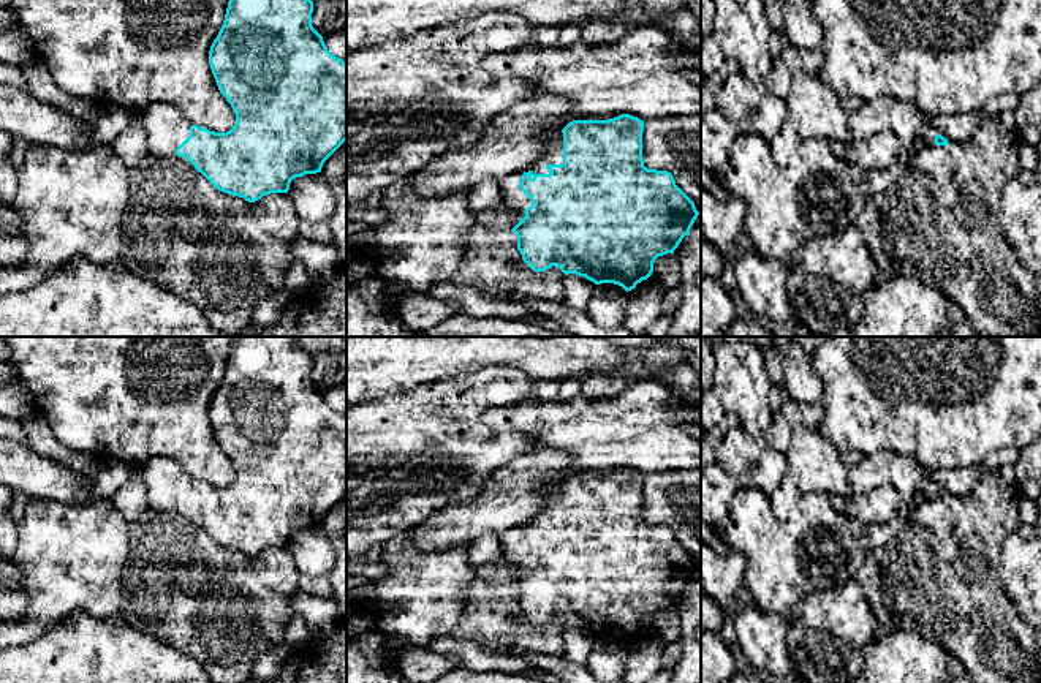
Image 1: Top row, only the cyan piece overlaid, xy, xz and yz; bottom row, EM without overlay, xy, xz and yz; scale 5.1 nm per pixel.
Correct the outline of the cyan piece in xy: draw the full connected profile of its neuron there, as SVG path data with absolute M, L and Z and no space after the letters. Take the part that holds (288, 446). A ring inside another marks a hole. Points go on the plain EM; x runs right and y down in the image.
M236 337L228 356L223 379L209 405L209 419L220 447L226 452L236 468L234 481L226 487L215 487L193 479L179 462L166 457L153 457L136 470L146 485L147 508L155 512L172 512L201 526L218 545L255 557L271 547L288 547L296 531L321 526L324 515L346 495L346 417L332 409L323 391L312 379L313 356L296 345L294 337Z

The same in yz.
M892 451L875 452L848 471L853 493L865 493L881 485L897 492L897 511L918 508L930 500L948 500L948 493L938 489L927 476L927 470L913 457Z

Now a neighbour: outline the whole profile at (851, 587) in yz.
M854 579L843 587L815 590L804 599L801 618L789 628L793 674L807 683L853 683L864 666L864 648L876 634L875 617Z

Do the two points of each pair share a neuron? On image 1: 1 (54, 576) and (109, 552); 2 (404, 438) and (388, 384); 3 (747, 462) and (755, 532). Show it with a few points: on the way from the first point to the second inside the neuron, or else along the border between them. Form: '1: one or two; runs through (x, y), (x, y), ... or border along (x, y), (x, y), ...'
1: one; runs through (68, 579), (95, 552)
2: two; border along (385, 397), (363, 403)
3: two; border along (741, 486), (760, 489), (768, 495)

